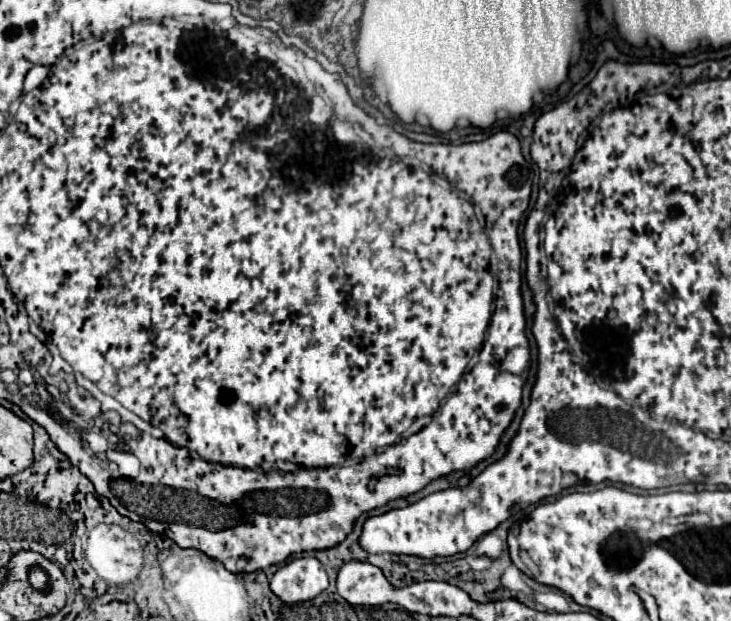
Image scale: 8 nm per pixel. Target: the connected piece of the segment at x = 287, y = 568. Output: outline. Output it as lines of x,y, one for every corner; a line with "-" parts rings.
317,558
291,560
275,572
271,580
273,594
277,594
287,604
315,598
329,586
327,572
319,572
319,568
321,564

